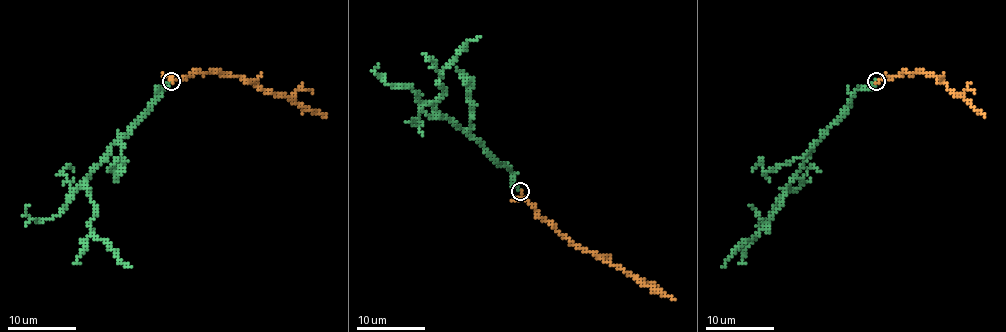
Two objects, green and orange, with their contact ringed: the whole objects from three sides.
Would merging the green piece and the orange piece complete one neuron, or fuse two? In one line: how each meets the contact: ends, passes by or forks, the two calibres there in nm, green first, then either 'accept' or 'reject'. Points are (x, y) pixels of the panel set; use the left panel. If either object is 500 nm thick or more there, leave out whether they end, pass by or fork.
green ends there; orange passes by; 280 nm thick on the green side, 180 nm on the other; accept

